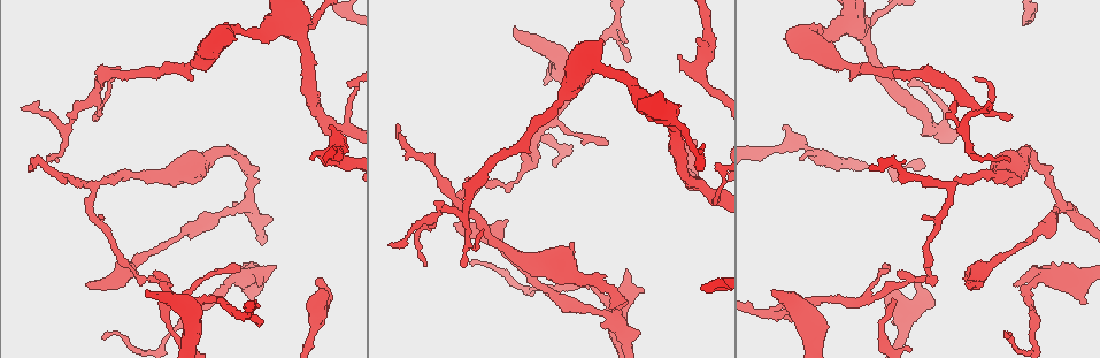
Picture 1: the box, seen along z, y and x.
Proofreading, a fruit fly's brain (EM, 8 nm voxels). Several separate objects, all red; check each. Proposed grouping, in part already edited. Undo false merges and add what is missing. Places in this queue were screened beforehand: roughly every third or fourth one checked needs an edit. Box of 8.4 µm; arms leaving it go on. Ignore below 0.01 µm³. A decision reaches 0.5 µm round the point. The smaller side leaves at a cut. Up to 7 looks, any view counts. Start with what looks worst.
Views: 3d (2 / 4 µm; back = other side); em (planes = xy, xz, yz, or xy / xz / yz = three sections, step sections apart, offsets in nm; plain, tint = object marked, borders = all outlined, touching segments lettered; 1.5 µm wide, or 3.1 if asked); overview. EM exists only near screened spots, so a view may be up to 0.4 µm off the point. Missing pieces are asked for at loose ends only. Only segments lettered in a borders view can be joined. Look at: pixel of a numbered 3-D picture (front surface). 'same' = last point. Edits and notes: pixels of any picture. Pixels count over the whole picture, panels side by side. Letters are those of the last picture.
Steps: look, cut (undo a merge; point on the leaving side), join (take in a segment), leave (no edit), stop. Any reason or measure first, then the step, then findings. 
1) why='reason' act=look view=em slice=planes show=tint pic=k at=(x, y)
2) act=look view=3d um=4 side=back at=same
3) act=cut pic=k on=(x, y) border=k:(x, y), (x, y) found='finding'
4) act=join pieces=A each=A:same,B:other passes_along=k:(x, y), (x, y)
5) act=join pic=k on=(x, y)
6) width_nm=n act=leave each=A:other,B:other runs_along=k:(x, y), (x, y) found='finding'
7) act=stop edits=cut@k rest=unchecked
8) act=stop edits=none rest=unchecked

why='branch stops here' act=look view=3d um=2 pic=1 at=(1014, 286)

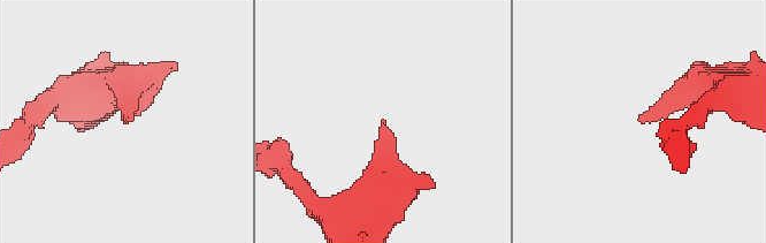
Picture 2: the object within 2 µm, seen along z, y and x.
act=look view=em slice=xy step=8 show=borders pic=2 at=(382, 121)

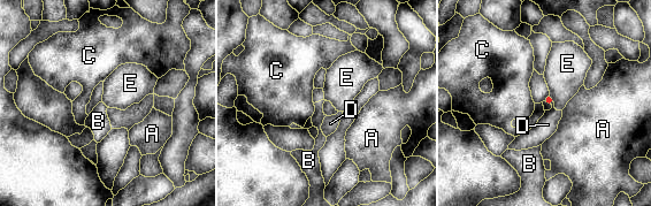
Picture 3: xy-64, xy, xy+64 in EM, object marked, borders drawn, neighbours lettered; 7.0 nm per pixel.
act=look view=em slice=planes show=borders at=same

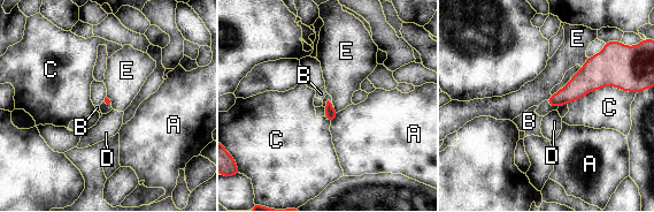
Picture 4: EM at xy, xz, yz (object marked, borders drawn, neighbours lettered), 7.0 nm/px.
act=leave each=A:other,B:other,C:other,D:other,E:other border=4:(587, 58), (582, 67) found='none of them fits'

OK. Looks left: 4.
why='an open end' act=look view=em slice=yz step=4 show=plain pic=1 at=(802, 160)

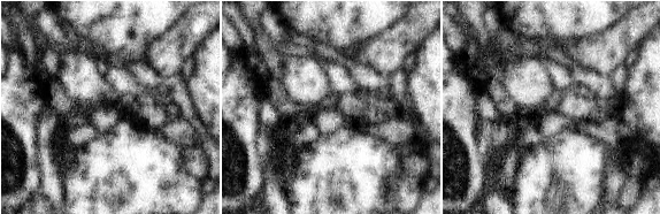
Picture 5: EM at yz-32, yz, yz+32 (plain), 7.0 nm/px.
act=look view=em slice=yz step=4 show=tint at=same

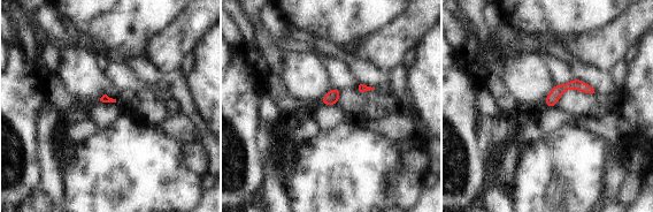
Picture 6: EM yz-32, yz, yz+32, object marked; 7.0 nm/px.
why='what lies round it' act=look view=em slice=yz step=4 show=borders at=same

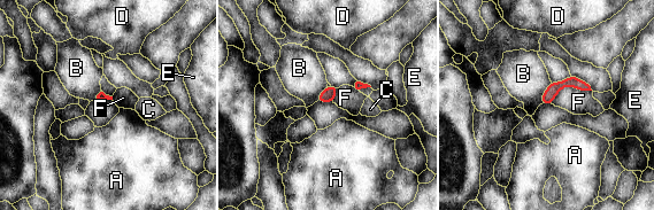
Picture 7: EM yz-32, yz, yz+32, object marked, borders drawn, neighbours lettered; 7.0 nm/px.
act=leave each=A:other,B:other,C:other,D:other,E:other,F:other border=7:(551, 82), (541, 98), (541, 102) found='none of them fits'

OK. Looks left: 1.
act=stop edits=none rest=unchecked

